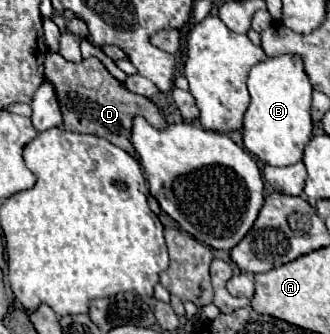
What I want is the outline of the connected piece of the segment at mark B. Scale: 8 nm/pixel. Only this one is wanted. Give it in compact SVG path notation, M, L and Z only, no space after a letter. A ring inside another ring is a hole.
M274 56L258 62L248 76L250 106L244 114L244 148L270 166L290 166L302 160L304 146L312 136L312 84L304 72L300 56Z

